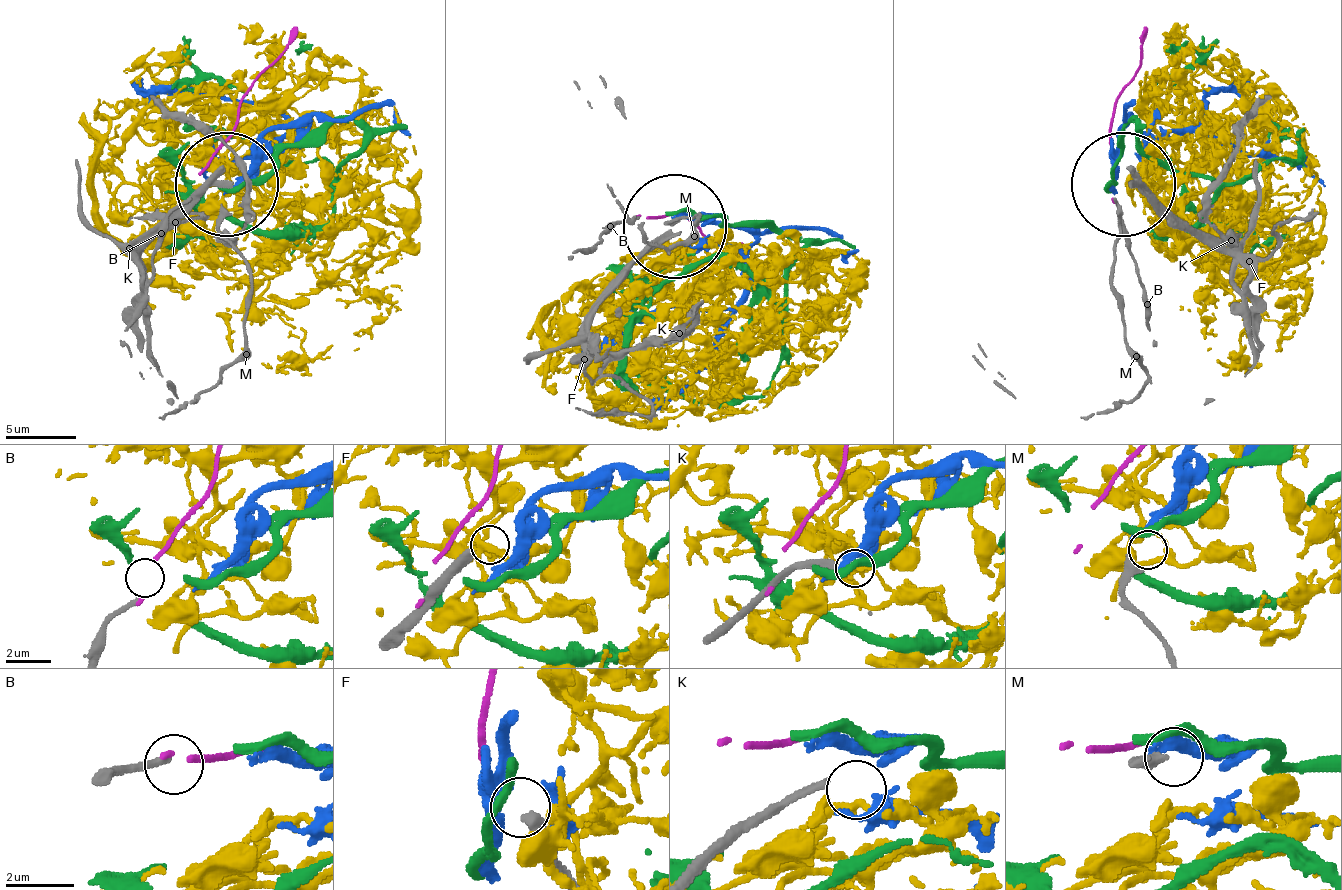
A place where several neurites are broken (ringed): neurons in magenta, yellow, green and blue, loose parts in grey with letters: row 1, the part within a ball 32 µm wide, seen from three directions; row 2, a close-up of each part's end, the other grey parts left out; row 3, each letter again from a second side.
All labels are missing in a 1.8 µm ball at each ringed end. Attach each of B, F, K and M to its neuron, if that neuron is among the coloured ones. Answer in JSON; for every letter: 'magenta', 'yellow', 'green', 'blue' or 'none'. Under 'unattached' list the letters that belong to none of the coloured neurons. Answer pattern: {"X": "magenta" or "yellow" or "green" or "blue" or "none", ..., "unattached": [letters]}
{"B": "none", "F": "none", "K": "none", "M": "none", "unattached": ["B", "F", "K", "M"]}

